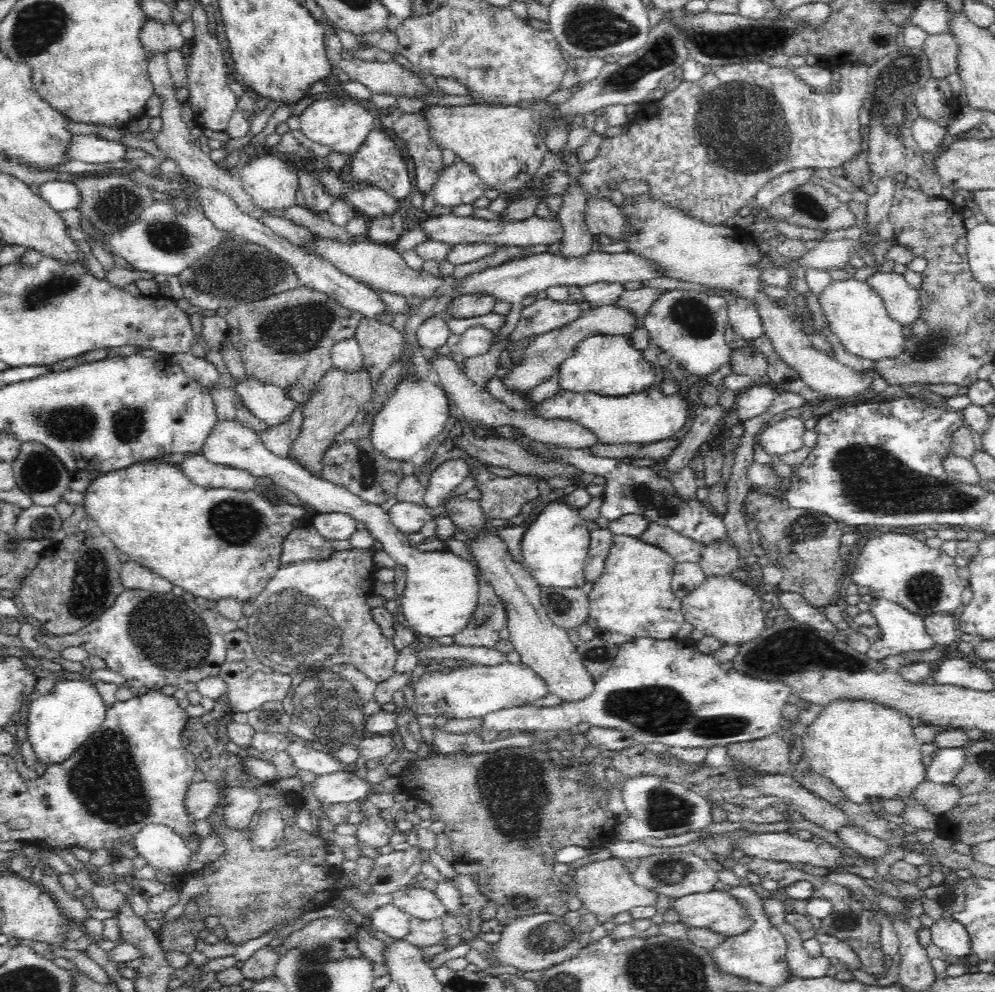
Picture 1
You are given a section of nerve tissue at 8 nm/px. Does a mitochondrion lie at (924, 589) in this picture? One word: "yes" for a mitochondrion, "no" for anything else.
yes

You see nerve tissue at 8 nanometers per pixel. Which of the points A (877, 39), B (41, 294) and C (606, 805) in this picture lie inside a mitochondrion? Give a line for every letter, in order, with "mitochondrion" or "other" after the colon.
A: mitochondrion
B: mitochondrion
C: other

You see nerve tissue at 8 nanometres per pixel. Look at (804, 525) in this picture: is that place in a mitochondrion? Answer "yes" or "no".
yes

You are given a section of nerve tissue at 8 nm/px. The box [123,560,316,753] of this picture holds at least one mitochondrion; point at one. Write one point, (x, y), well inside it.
(149, 620)

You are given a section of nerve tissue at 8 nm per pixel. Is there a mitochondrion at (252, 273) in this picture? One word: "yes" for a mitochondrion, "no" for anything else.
yes

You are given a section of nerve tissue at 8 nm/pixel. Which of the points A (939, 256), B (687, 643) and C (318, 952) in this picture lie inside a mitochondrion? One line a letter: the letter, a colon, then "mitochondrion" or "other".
A: other
B: other
C: mitochondrion

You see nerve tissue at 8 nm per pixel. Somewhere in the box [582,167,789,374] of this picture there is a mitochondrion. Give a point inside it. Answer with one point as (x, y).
(693, 316)

